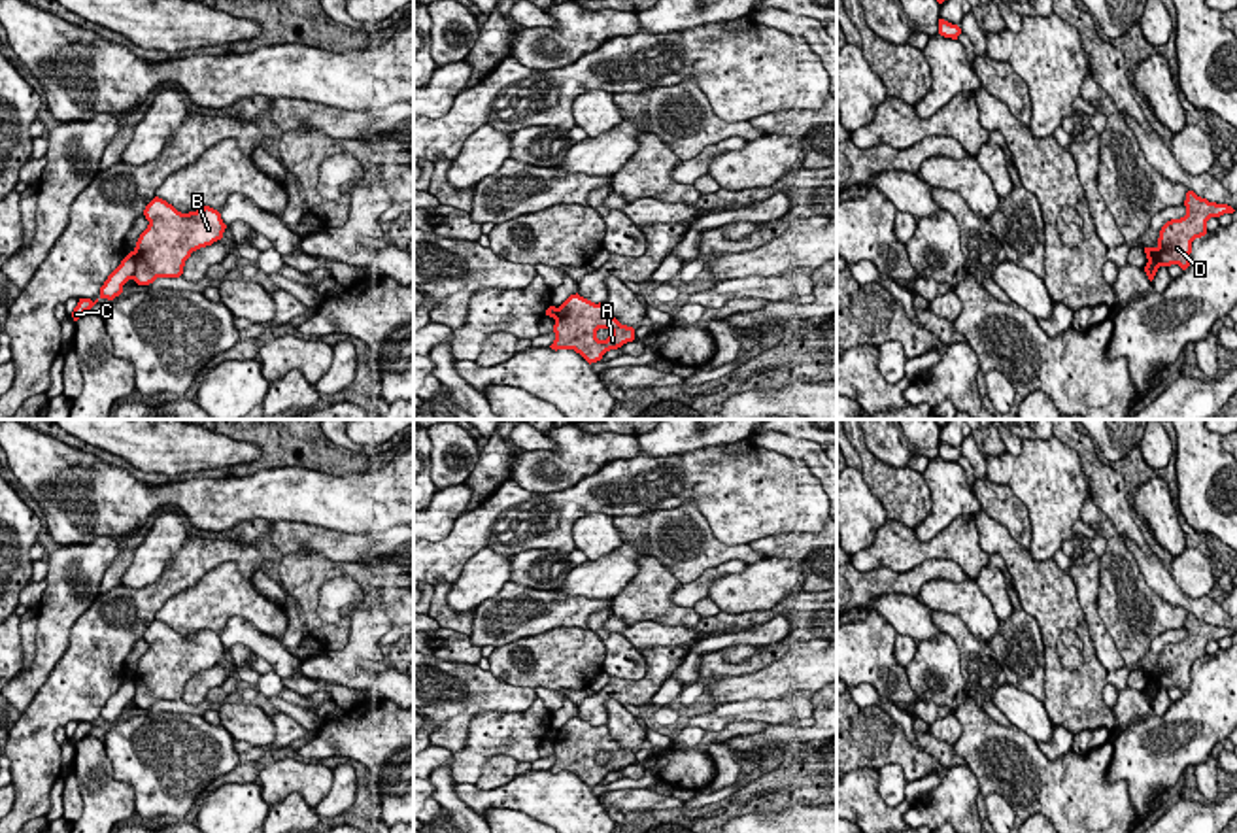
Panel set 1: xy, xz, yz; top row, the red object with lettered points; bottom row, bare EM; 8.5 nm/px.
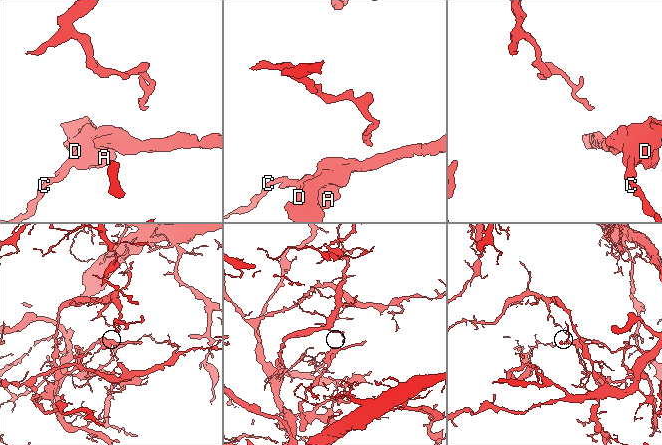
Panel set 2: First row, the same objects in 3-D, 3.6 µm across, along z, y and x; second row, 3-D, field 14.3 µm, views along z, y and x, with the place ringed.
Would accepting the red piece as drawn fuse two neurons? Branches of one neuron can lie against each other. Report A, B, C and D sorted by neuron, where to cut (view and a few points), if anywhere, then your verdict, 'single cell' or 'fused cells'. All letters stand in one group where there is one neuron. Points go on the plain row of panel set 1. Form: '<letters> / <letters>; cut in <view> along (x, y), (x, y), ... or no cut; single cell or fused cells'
A B D / C; cut in xy along (129, 677), (133, 682), (133, 701); fused cells

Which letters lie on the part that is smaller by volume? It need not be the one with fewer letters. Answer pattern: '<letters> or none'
A, B, D

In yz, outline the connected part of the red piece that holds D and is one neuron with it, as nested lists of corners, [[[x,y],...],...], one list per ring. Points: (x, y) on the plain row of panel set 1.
[[[1194,614],[1186,616],[1186,638],[1167,644],[1158,661],[1156,671],[1144,671],[1144,695],[1152,705],[1160,689],[1178,688],[1182,693],[1190,689],[1192,665],[1207,657],[1207,644],[1235,633],[1228,627],[1209,625]]]

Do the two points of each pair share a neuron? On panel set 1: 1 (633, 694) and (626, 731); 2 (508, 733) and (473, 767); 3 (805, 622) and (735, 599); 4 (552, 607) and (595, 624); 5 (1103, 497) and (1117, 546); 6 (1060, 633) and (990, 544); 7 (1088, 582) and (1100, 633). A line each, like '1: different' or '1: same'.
1: different
2: same
3: different
4: different
5: different
6: same
7: same

